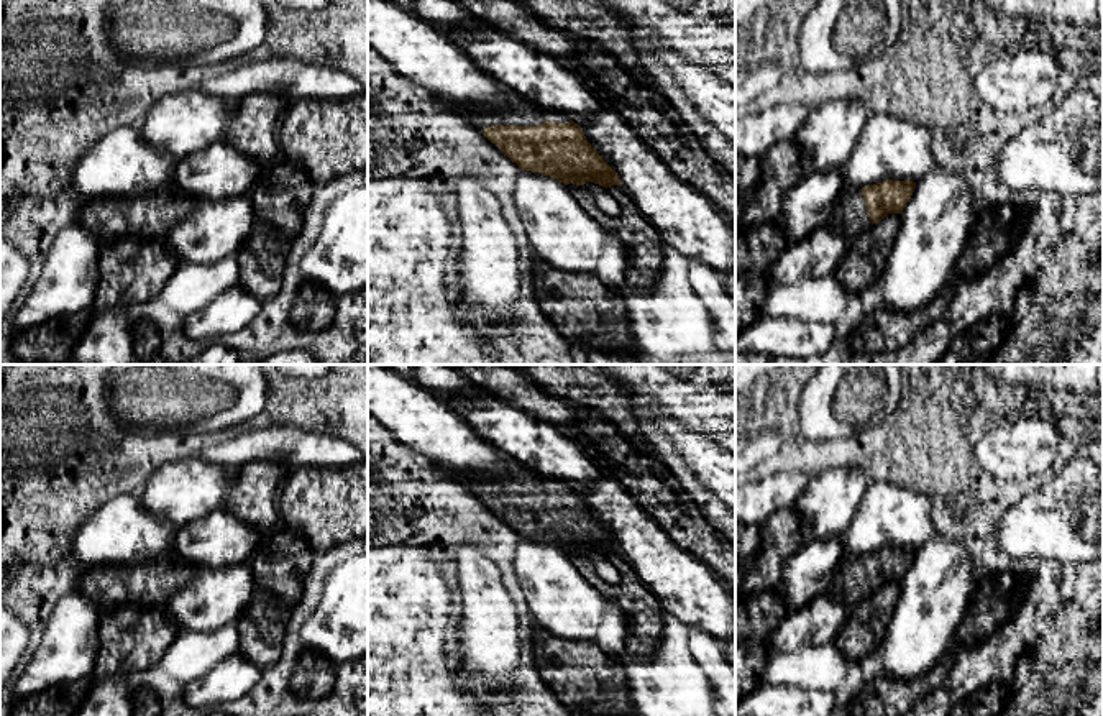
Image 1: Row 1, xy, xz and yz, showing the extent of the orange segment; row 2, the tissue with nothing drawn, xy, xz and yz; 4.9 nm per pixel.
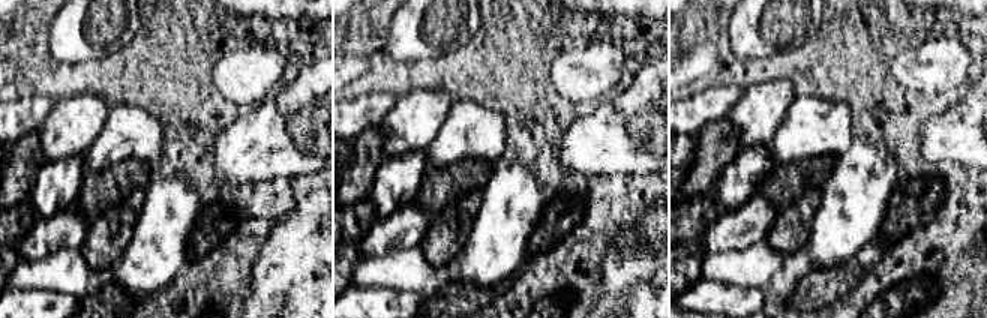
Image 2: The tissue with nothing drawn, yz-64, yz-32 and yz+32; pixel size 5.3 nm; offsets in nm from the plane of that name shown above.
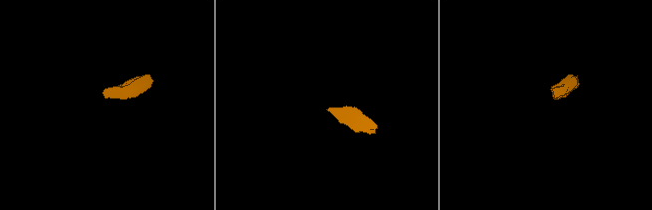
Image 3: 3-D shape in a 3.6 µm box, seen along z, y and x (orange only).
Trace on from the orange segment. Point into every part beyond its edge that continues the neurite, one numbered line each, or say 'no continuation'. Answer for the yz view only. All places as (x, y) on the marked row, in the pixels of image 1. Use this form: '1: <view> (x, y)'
1: yz (851, 214)

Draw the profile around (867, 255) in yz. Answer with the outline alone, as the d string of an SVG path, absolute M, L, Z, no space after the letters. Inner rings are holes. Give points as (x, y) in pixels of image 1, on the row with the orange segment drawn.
M888 213L849 241L847 255L835 269L842 286L858 296L878 282L899 230L899 213Z

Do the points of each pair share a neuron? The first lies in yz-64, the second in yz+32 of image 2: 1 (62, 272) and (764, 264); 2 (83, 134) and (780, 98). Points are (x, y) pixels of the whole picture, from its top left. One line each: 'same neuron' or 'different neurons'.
1: same neuron
2: same neuron

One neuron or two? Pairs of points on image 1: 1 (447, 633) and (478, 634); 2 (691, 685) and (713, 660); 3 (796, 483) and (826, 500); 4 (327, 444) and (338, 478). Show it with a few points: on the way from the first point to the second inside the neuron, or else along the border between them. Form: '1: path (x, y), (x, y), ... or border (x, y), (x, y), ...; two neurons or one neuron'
1: border (462, 618), (460, 672); two neurons
2: border (686, 636), (690, 654), (708, 679), (714, 698); two neurons
3: border (811, 478), (793, 504); two neurons
4: border (350, 465), (296, 468); two neurons

